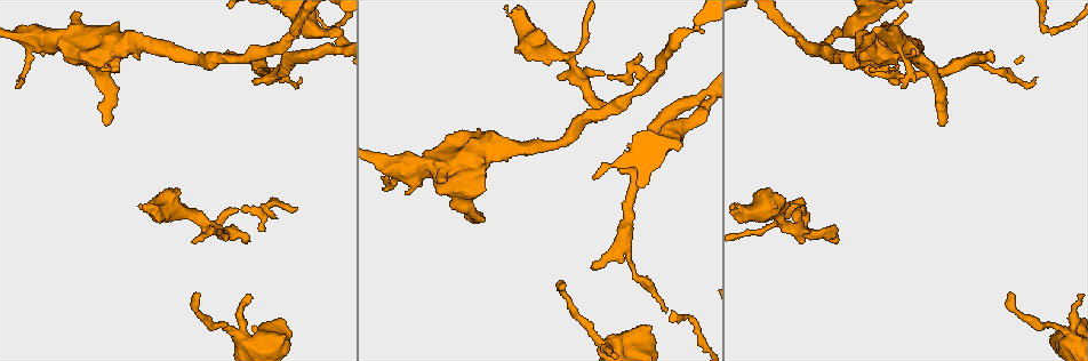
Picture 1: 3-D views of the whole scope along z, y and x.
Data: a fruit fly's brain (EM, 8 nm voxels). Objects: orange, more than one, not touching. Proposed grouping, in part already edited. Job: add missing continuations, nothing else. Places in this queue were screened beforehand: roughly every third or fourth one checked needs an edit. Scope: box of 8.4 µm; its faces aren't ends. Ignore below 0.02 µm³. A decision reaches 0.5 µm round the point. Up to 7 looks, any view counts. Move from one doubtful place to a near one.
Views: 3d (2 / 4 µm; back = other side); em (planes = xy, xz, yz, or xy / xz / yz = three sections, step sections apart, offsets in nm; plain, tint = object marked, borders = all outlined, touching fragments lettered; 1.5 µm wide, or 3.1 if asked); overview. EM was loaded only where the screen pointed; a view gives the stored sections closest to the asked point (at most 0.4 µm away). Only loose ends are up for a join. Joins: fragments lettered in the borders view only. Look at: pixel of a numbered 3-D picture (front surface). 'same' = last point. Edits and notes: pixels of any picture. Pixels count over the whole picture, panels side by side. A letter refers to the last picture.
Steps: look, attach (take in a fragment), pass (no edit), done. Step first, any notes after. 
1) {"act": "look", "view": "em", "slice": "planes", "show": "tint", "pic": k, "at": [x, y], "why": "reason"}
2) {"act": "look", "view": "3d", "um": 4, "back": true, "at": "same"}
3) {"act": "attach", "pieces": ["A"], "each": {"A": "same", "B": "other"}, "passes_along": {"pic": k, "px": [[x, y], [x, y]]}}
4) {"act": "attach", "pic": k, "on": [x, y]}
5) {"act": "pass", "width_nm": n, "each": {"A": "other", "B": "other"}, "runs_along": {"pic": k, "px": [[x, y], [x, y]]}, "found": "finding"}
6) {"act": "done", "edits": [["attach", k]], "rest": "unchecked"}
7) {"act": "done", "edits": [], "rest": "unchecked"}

{"act": "look", "view": "3d", "um": 2, "pic": 1, "at": [192, 242], "why": "free end"}

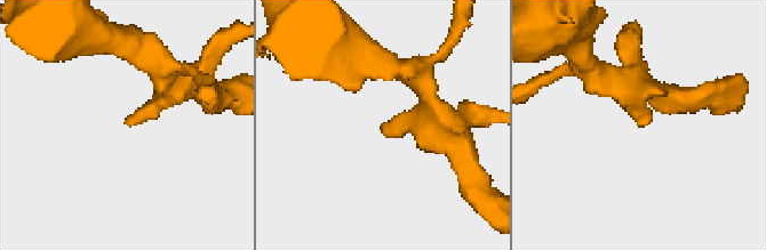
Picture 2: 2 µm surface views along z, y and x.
{"act": "look", "view": "em", "slice": "planes", "show": "tint", "pic": 2, "at": [380, 129]}

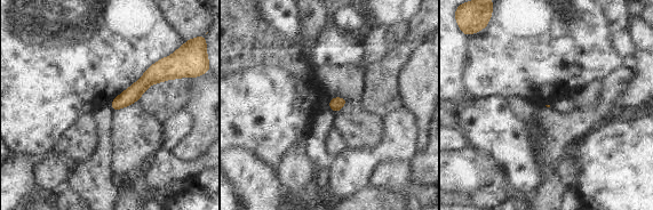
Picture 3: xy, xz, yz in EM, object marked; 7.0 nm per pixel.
{"act": "look", "view": "em", "slice": "planes", "show": "borders", "at": "same"}

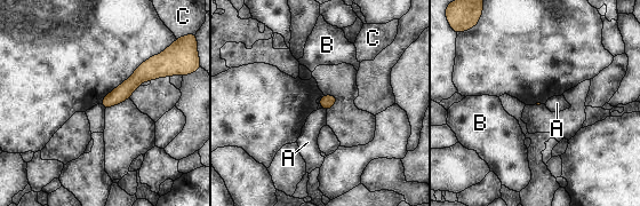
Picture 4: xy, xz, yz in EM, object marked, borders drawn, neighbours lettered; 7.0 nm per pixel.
{"act": "pass", "each": {"A": "other", "B": "other", "C": "other"}, "found": "no lettered fragment goes on from it"}

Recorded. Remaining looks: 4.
{"act": "look", "view": "em", "slice": "xy", "step": 4, "show": "borders", "pic": 1, "at": [195, 291], "why": "tapers out"}

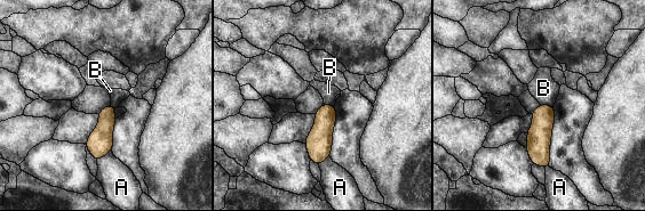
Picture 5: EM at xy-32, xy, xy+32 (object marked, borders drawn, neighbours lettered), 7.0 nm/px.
{"act": "pass", "width_nm": 110, "each": {"A": "other", "B": "other"}, "found": "none of them fits"}

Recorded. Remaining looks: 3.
{"act": "look", "view": "3d", "um": 4, "pic": 1, "at": [594, 267], "why": "an open end"}

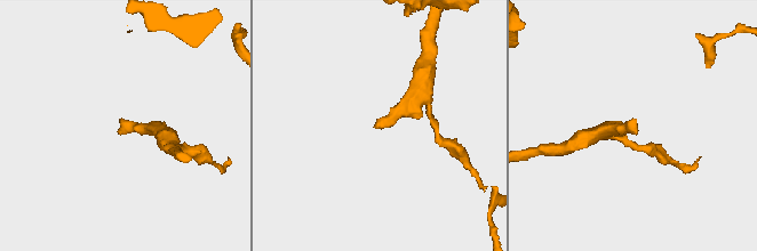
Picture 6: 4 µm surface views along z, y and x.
{"act": "look", "view": "em", "slice": "yz", "step": 8, "show": "borders", "pic": 6, "at": [636, 131]}

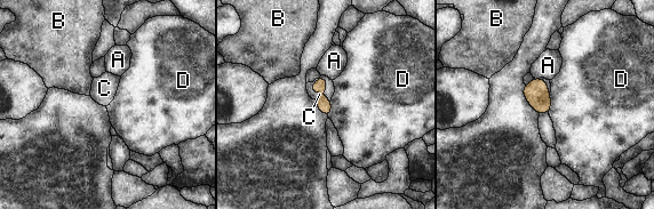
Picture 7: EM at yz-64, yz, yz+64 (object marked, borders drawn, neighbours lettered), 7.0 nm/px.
{"act": "attach", "pieces": ["C"], "longest_contact_nm": ["C", 190], "each": {"A": "other", "B": "other", "C": "same", "D": "other"}, "passes_along": {"pic": 7, "px": [[325, 105], [326, 87], [319, 94]]}, "found": "it goes on there"}

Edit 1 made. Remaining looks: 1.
{"act": "done", "edits": [["attach", 7]], "rest": "unchecked"}

